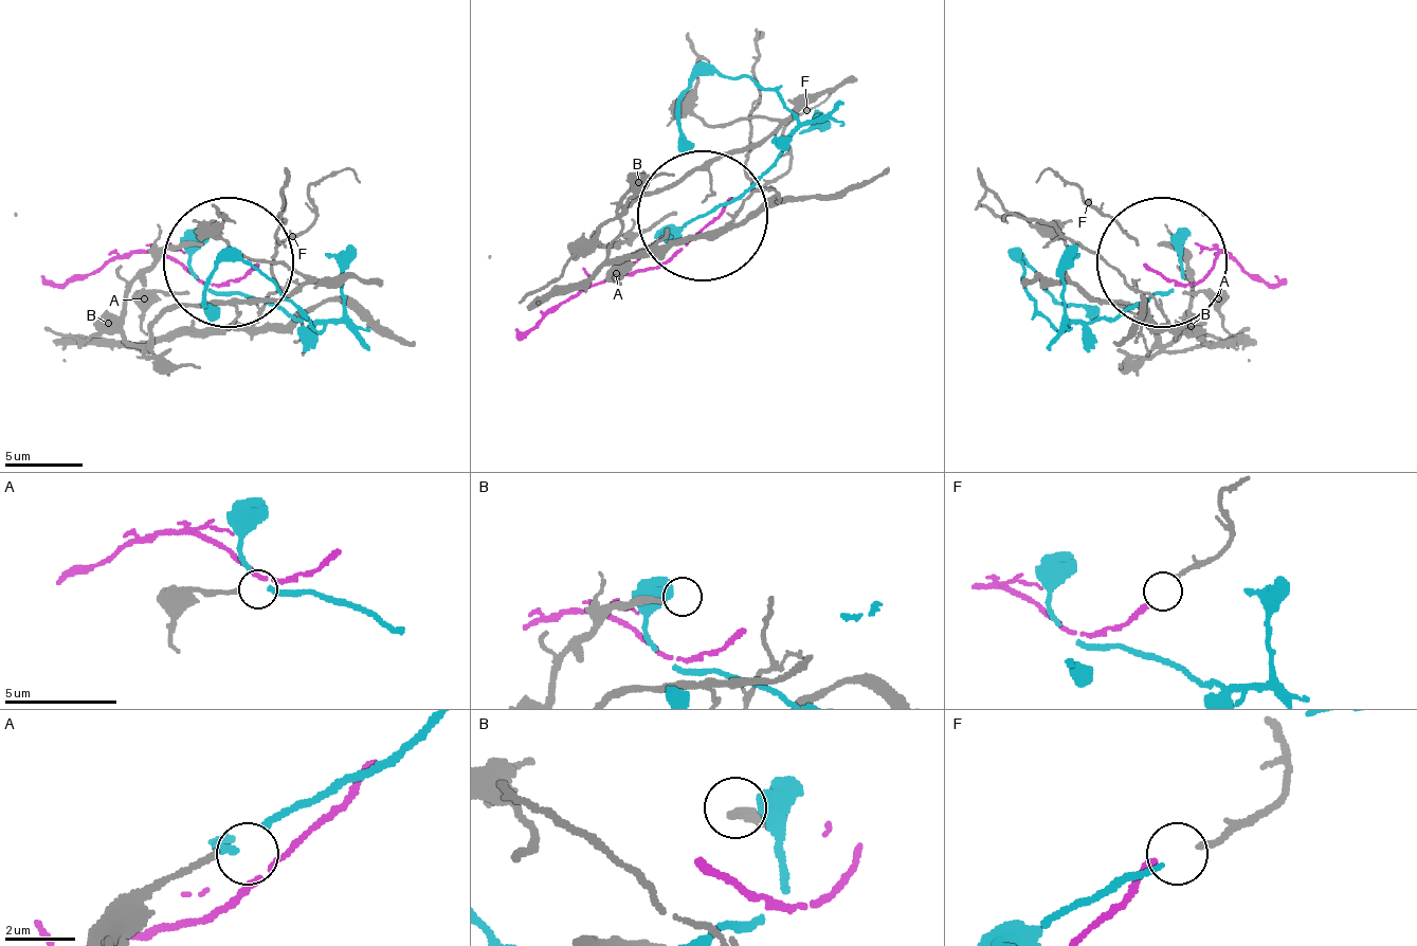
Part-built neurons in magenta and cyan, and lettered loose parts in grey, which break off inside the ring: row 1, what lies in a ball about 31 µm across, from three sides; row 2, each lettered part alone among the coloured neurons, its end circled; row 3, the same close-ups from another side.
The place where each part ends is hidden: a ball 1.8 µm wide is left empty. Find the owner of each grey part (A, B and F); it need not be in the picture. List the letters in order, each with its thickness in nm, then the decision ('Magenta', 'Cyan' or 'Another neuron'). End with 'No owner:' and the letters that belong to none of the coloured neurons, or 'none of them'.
A: Thickness 180 nm. Cyan
B: Thickness 220 nm. Another neuron
F: Thickness 170 nm. Magenta
No owner: B

